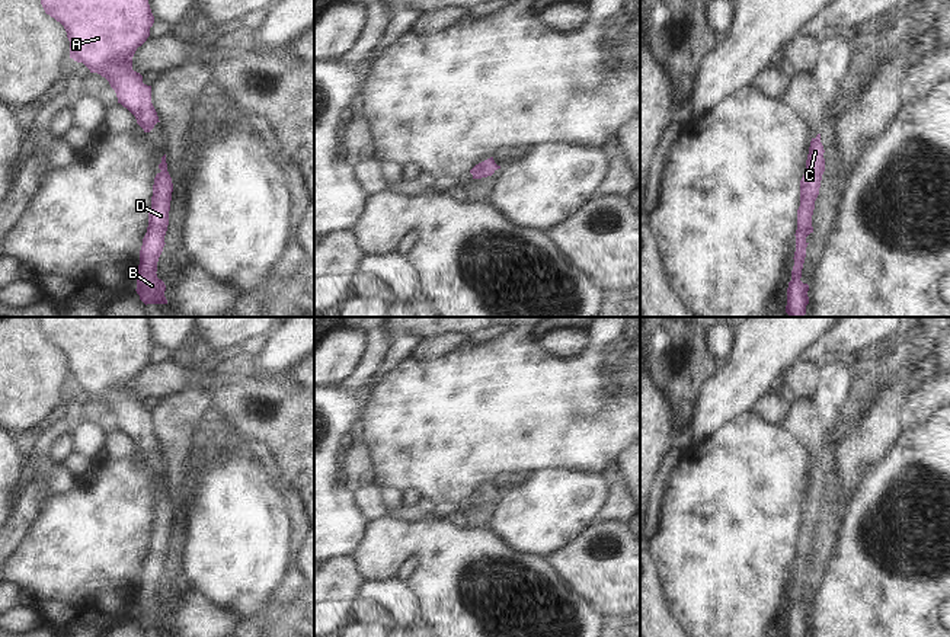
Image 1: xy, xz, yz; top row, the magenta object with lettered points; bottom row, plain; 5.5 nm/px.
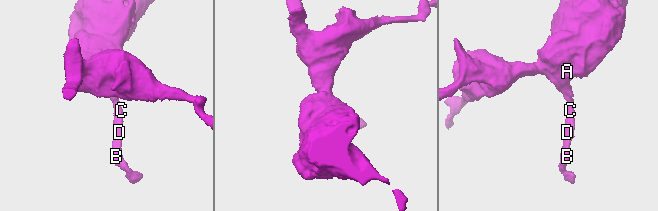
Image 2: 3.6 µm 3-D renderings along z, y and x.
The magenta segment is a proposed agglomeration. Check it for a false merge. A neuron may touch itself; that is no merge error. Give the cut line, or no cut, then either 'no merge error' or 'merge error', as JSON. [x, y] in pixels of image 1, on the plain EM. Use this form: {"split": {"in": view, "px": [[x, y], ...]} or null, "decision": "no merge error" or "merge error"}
{"split": null, "decision": "no merge error"}

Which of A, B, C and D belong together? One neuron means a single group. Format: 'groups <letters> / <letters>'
groups A B C D

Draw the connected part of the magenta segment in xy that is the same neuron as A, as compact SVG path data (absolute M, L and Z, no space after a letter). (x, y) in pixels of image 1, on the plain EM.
M38 317L38 321L45 339L64 352L70 384L105 403L118 429L135 442L144 458L150 458L160 448L151 429L151 412L144 410L143 401L132 396L132 382L150 362L154 349L148 317Z

